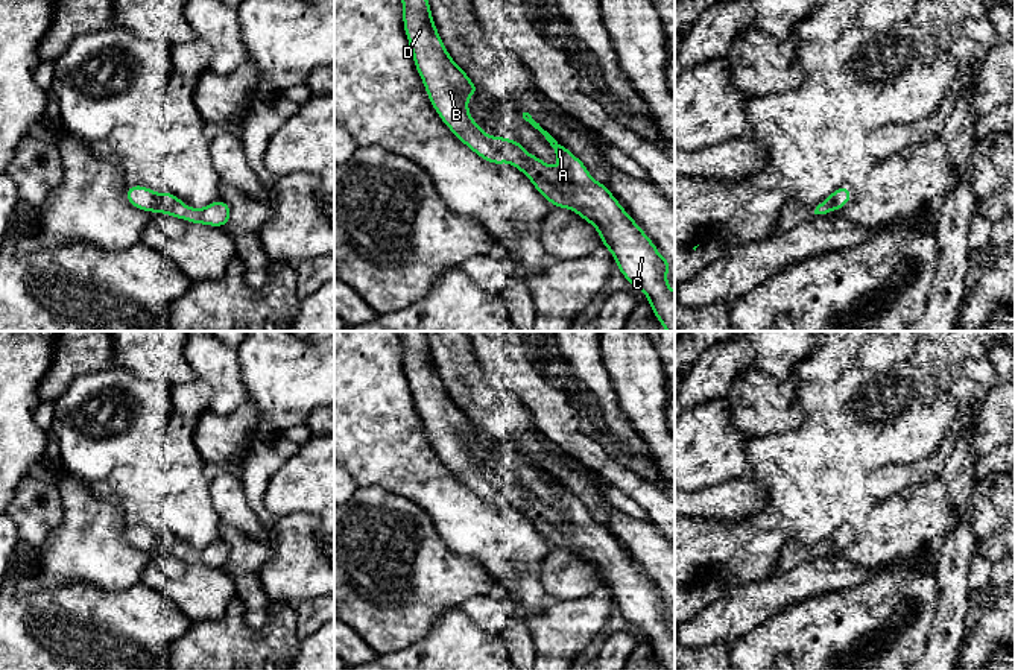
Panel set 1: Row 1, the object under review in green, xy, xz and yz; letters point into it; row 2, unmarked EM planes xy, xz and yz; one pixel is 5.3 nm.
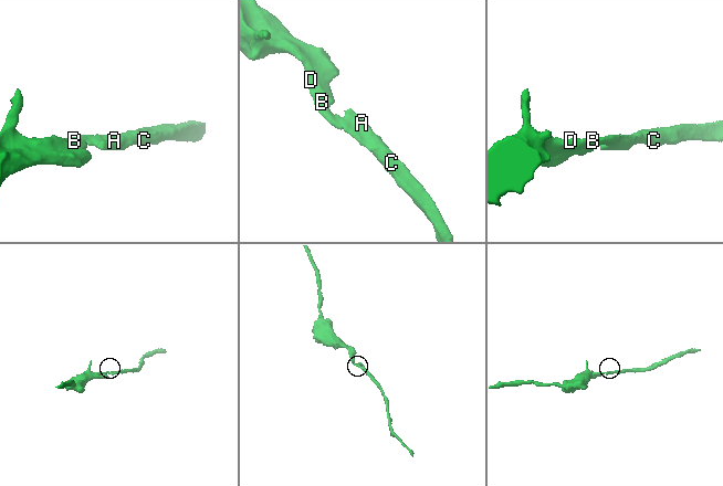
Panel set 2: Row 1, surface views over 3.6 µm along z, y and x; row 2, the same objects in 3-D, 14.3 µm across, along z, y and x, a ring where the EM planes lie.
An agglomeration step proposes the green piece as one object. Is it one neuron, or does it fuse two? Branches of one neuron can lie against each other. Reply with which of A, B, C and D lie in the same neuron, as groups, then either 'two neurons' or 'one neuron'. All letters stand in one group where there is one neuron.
A B C D; one neuron

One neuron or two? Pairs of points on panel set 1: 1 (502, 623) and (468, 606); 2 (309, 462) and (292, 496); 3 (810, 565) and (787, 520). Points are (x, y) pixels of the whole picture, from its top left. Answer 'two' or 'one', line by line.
1: one
2: one
3: two

